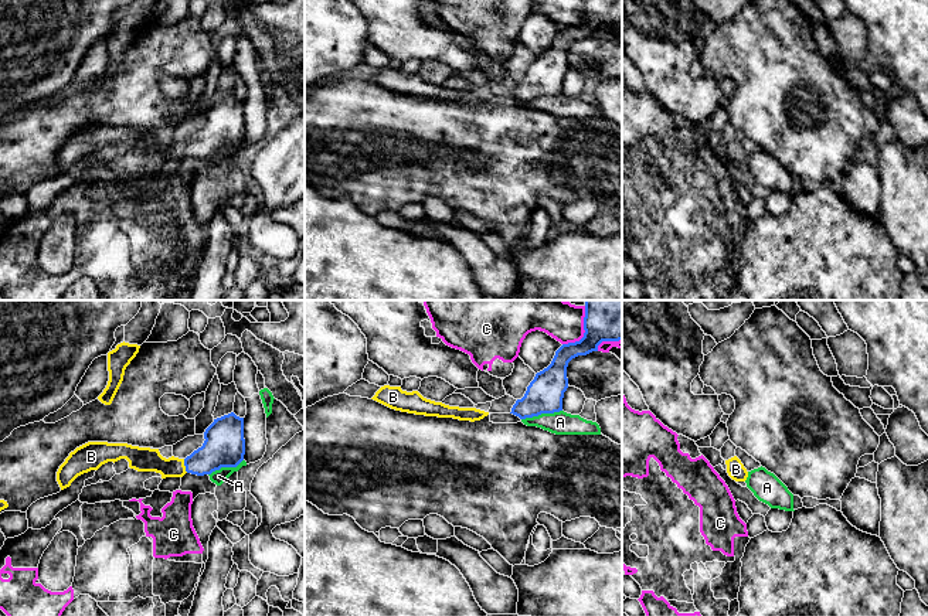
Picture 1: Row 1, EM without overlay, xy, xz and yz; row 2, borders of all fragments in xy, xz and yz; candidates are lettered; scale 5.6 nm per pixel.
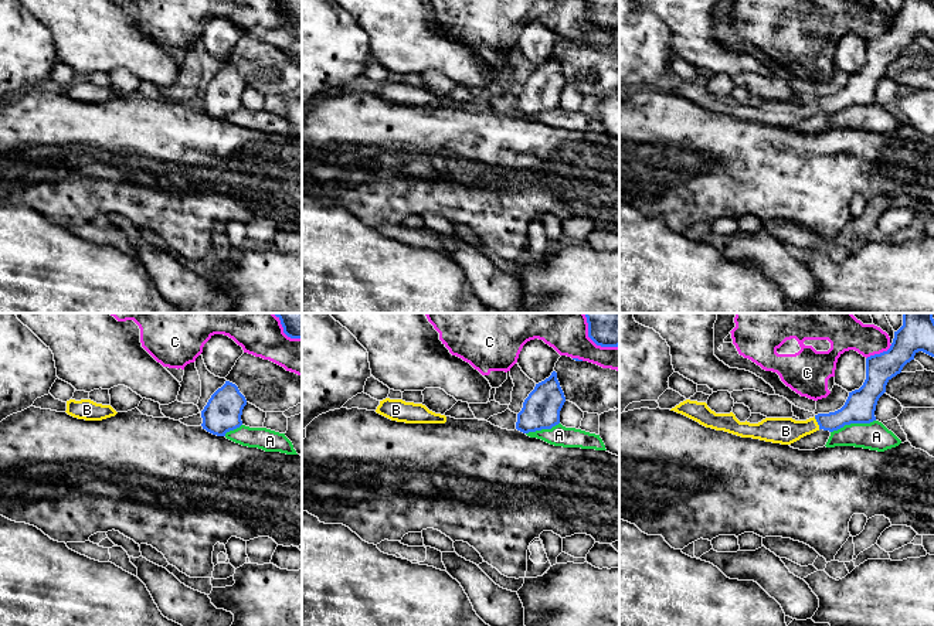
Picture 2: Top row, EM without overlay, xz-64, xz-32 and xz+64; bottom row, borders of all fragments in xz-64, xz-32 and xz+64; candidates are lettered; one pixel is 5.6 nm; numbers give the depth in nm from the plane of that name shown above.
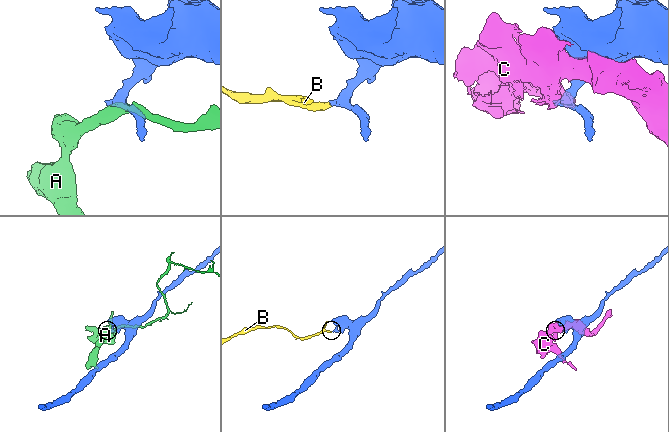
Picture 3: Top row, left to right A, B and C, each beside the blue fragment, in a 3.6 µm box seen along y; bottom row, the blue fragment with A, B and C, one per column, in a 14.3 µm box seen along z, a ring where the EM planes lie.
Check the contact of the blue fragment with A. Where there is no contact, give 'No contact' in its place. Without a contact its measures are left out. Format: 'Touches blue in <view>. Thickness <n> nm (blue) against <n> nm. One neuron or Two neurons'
Touches blue in xz. Thickness 200 nm (blue) against 130 nm. Two neurons

